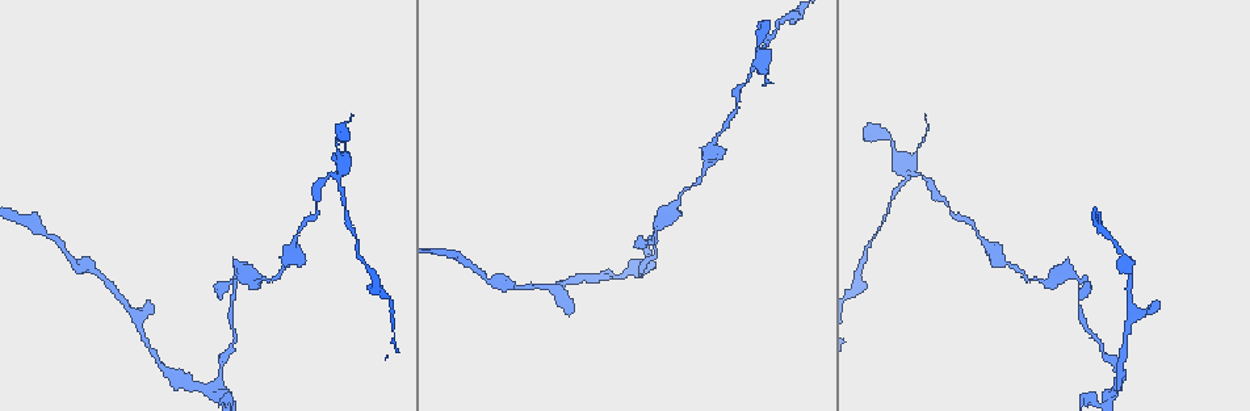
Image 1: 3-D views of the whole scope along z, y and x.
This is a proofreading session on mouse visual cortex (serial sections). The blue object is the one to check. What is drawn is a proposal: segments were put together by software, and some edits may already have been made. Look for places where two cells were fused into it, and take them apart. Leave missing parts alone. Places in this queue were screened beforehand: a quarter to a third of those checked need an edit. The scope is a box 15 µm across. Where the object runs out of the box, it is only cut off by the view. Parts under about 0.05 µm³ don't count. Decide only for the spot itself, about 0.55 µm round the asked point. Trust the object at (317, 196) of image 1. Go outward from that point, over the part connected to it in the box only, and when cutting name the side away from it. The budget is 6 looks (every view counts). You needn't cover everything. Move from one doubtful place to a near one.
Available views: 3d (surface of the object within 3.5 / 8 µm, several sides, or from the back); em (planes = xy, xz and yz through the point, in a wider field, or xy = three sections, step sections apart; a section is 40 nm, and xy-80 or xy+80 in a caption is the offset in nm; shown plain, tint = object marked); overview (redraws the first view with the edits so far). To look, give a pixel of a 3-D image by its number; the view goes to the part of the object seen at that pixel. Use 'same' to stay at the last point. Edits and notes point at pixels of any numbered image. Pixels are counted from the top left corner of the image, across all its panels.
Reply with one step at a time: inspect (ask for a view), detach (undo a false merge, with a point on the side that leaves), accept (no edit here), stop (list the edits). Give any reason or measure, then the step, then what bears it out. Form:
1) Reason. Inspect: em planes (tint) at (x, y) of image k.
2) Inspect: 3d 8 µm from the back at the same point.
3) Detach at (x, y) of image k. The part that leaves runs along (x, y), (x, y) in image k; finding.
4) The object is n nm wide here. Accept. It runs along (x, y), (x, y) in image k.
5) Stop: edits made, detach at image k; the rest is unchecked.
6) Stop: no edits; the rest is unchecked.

A fork. Inspect: em xy step 5 (tint) at (911, 175) of image 1.

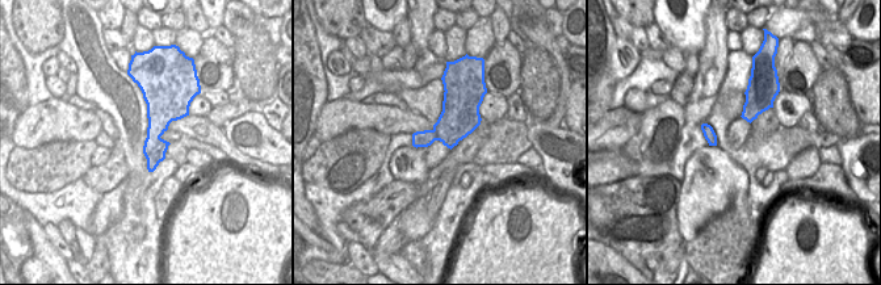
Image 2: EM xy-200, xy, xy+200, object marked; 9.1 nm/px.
Wider look. Inspect: 3d 3.5 µm at the same point.

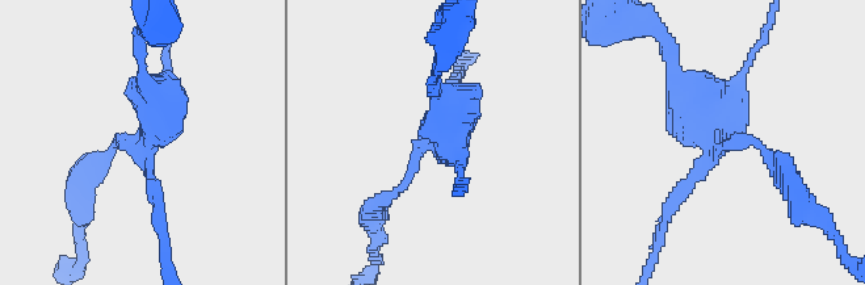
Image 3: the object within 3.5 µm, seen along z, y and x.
Detach at (680, 192) of image 3. A second cell is stuck on.

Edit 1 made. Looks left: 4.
See it whole again. Inspect: overview.

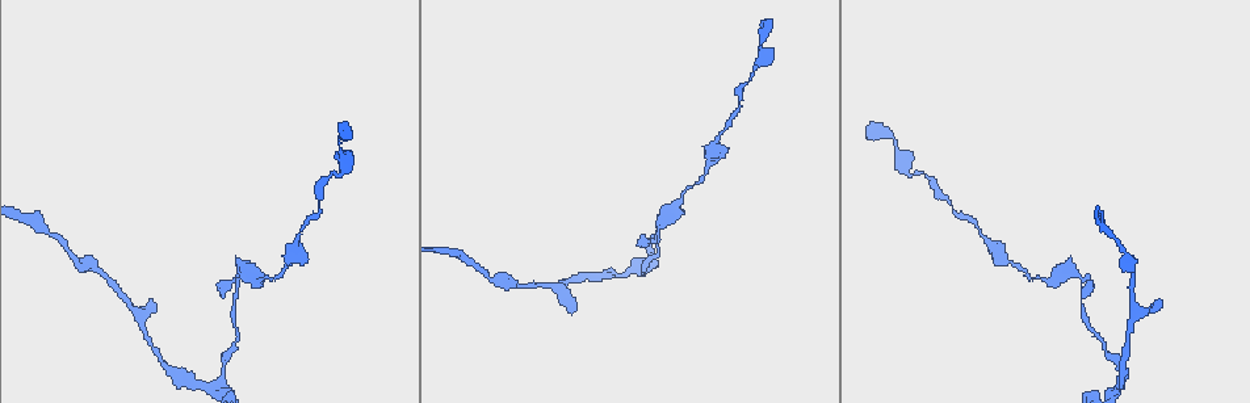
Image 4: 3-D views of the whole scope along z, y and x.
Thin arm on a thick one. Inspect: em planes (tint) at (1079, 278) of image 4.

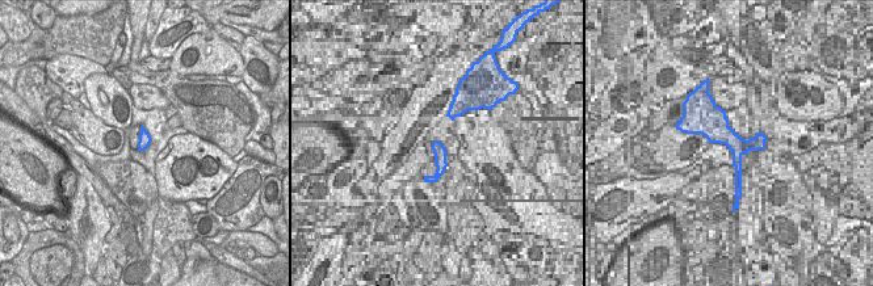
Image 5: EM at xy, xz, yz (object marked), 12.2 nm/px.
Inspect: 3d 3.5 µm at the same point.

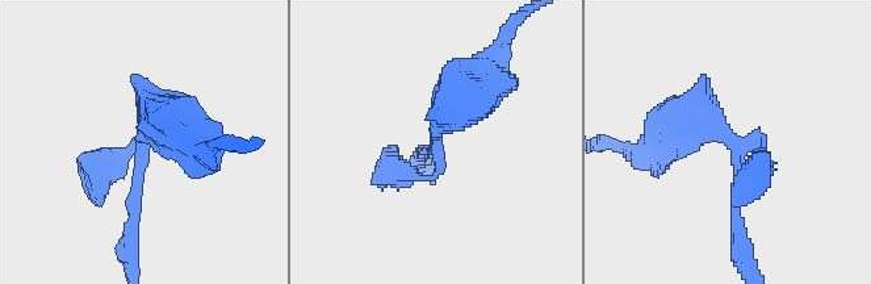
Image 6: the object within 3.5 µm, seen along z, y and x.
Accept. It runs along (671, 133), (699, 120), (729, 141), (738, 233) in image 6; one cell here.

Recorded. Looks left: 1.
Stop: edits made, detach at image 3; the rest is unchecked.

